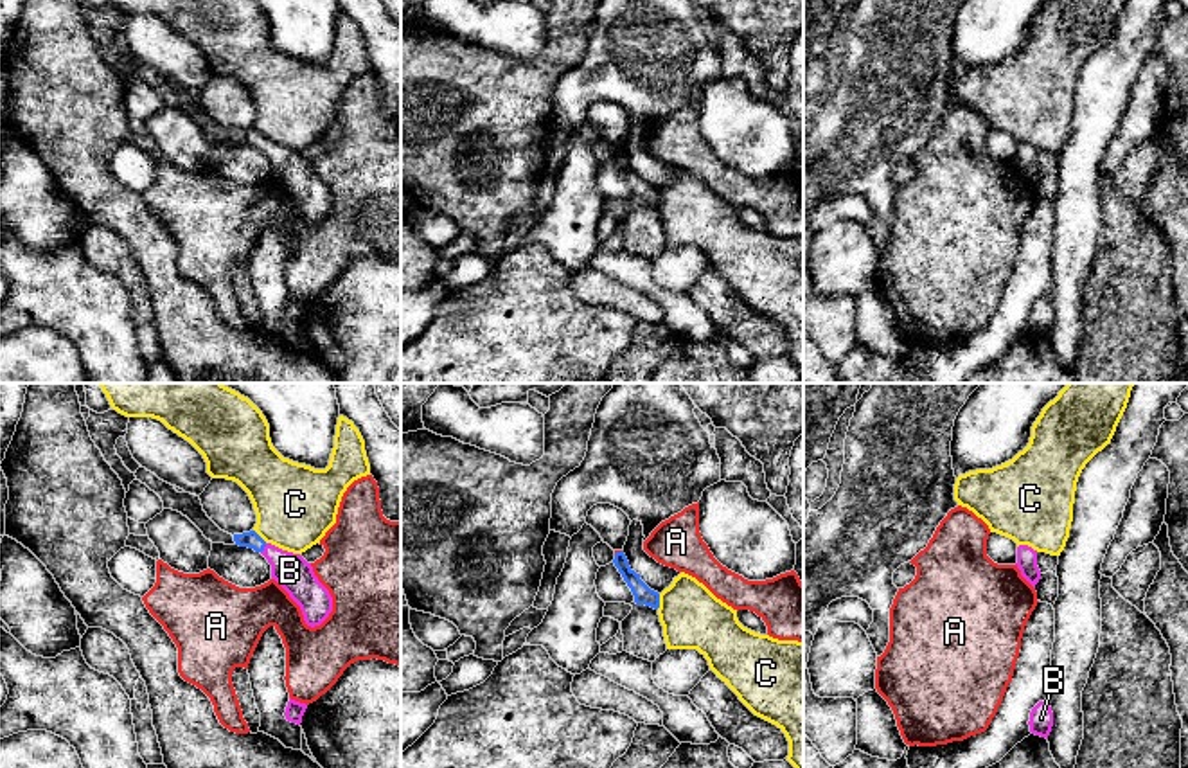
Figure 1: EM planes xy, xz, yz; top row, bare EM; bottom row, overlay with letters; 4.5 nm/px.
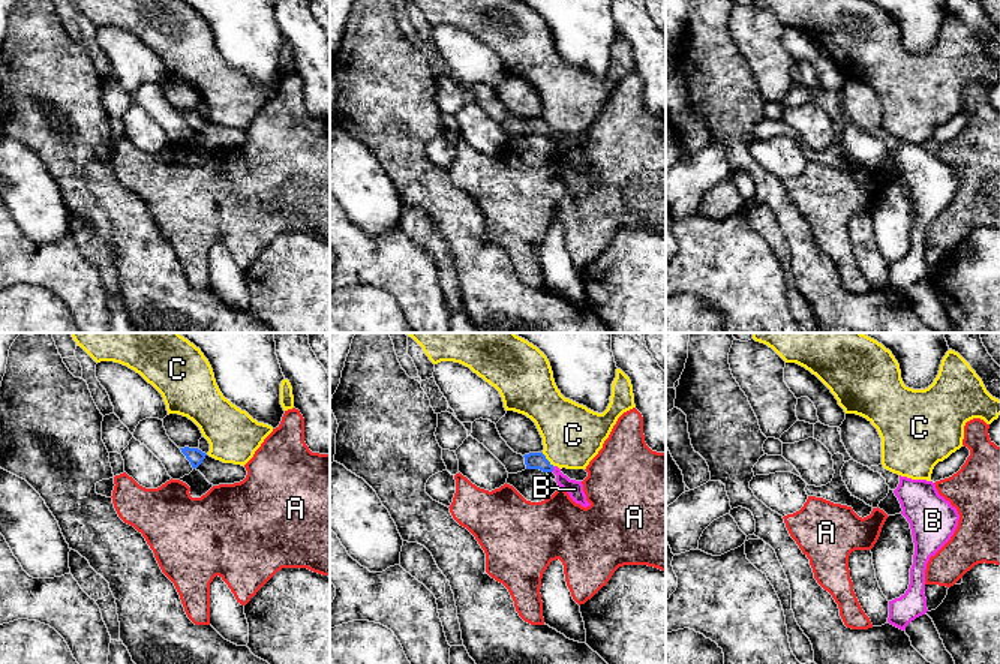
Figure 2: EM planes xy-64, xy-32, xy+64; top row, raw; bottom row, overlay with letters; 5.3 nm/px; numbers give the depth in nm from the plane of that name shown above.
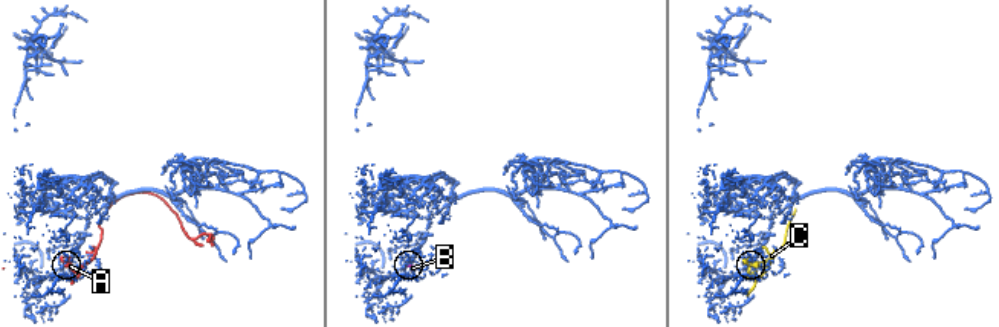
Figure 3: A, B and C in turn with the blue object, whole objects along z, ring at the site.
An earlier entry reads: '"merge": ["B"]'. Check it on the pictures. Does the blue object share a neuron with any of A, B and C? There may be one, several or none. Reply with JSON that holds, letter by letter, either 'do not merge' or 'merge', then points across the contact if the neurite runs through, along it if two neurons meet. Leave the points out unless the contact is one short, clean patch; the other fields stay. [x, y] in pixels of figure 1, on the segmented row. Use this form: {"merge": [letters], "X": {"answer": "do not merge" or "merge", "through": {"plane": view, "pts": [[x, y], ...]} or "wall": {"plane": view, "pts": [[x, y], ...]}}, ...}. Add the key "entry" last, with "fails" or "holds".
{"merge": ["B"], "A": {"answer": "do not merge"}, "B": {"answer": "merge", "through": {"plane": "xy", "pts": [[252, 540], [263, 549], [272, 553], [290, 571]]}}, "C": {"answer": "do not merge"}, "entry": "holds"}

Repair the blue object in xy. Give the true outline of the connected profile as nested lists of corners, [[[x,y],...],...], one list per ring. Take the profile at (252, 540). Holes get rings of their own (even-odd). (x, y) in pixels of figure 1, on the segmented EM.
[[[255,531],[234,534],[239,547],[261,552],[271,565],[271,579],[275,579],[289,597],[300,606],[307,626],[320,626],[332,612],[332,597],[318,581],[311,563],[300,554],[282,550],[266,543]]]

